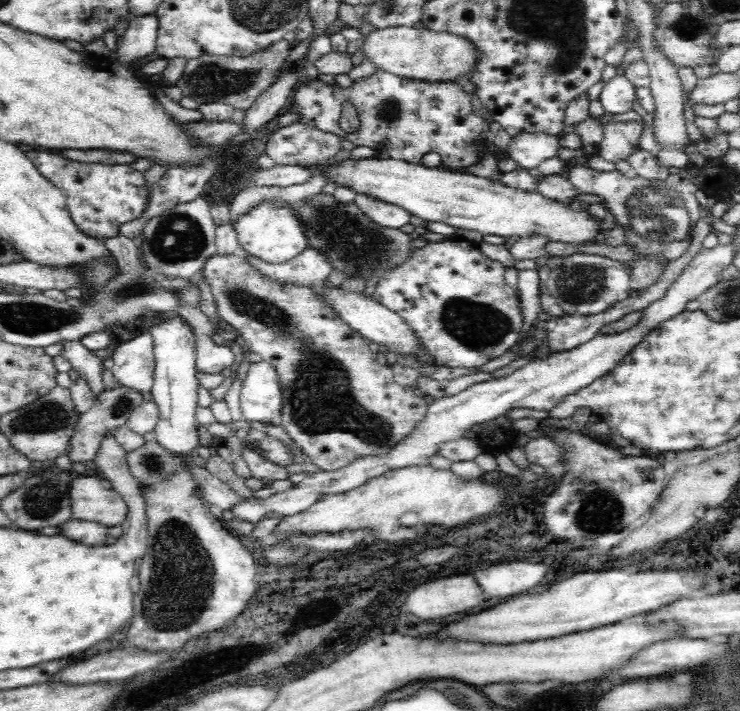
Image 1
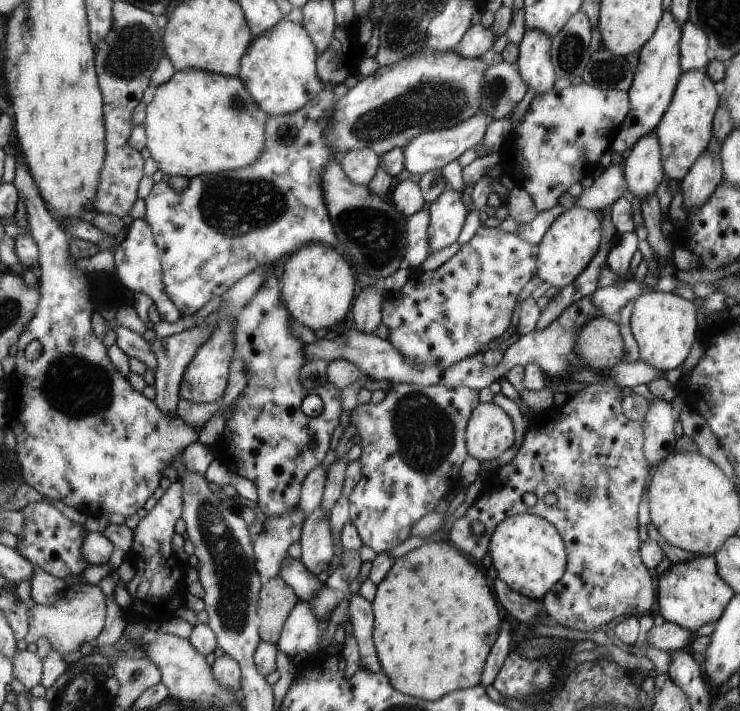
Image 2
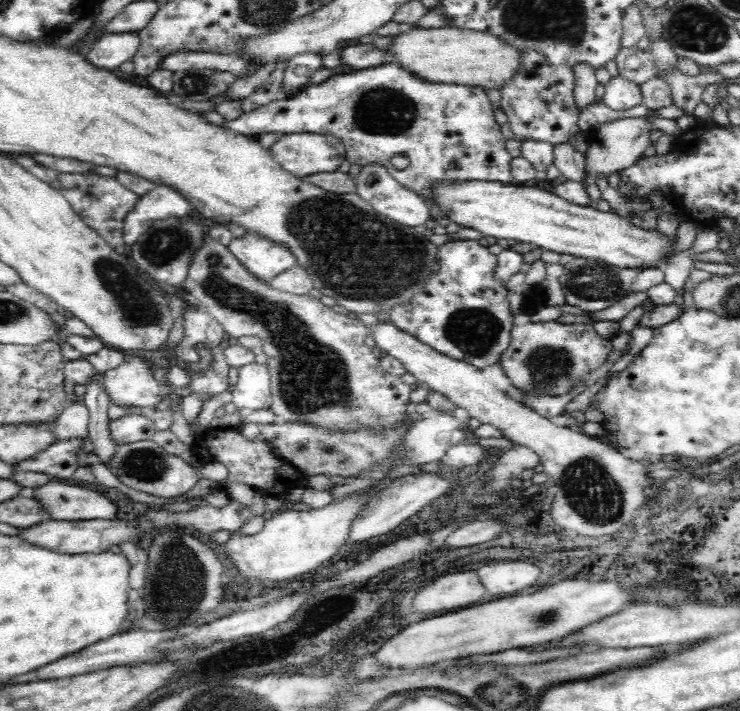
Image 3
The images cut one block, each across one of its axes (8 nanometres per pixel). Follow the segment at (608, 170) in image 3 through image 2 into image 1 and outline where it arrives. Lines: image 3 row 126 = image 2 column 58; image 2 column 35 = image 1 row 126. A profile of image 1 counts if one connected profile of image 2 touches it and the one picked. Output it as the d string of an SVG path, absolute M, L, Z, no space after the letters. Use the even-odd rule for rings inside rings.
M610 121L604 126L604 138L597 154L614 164L627 160L638 149L642 131L638 122Z

